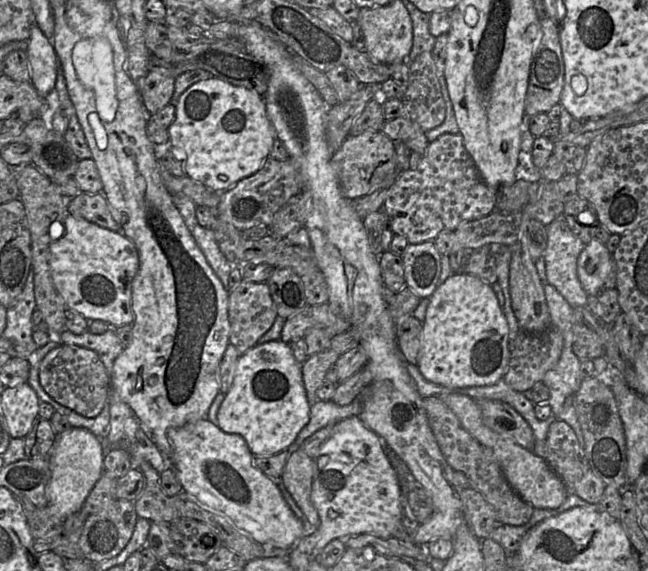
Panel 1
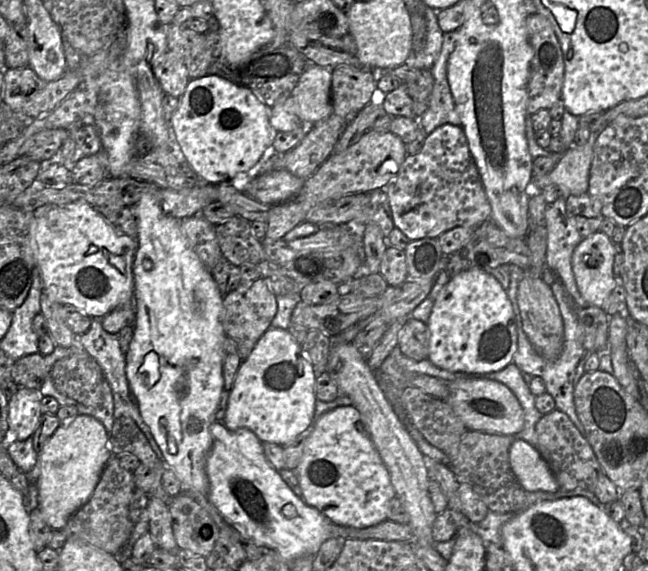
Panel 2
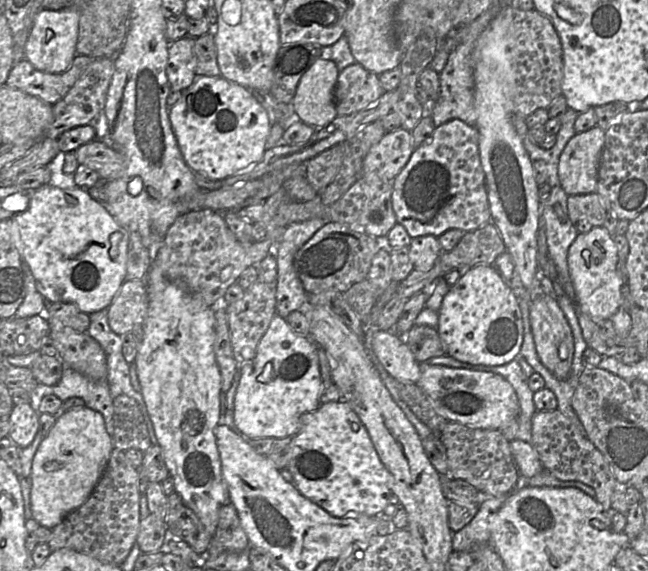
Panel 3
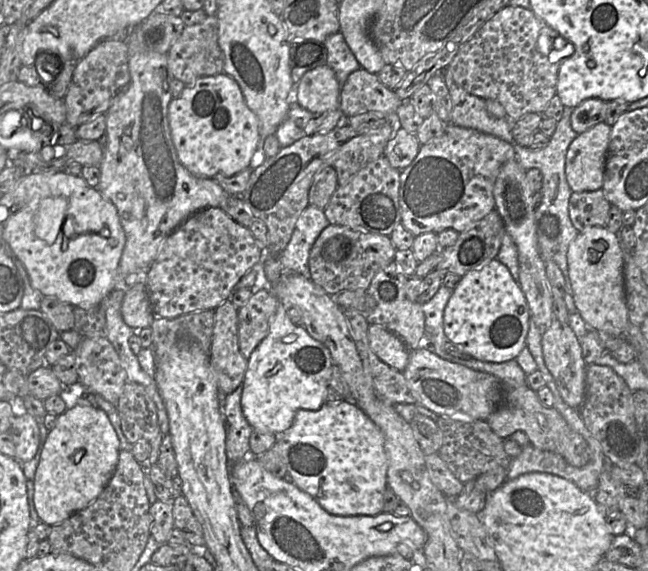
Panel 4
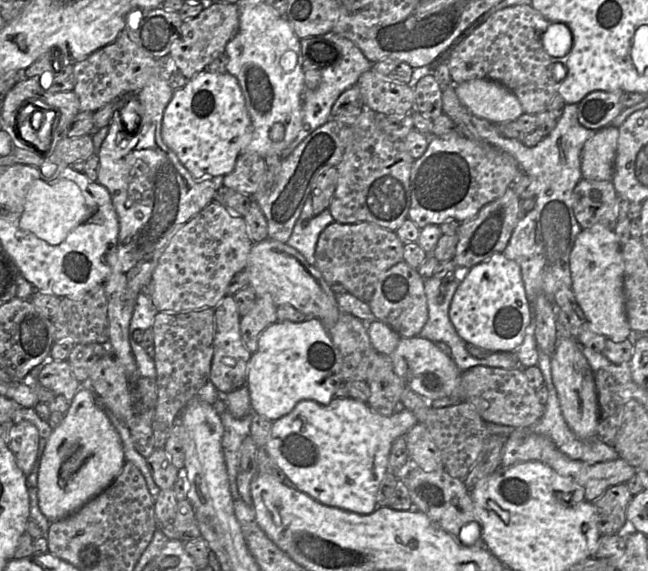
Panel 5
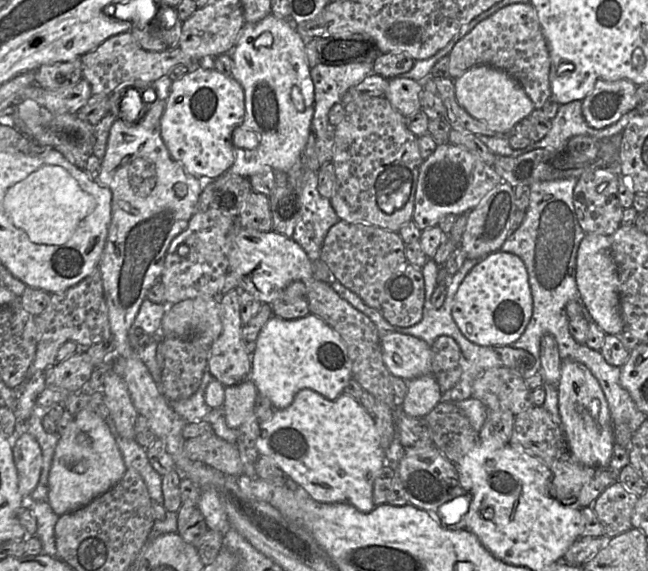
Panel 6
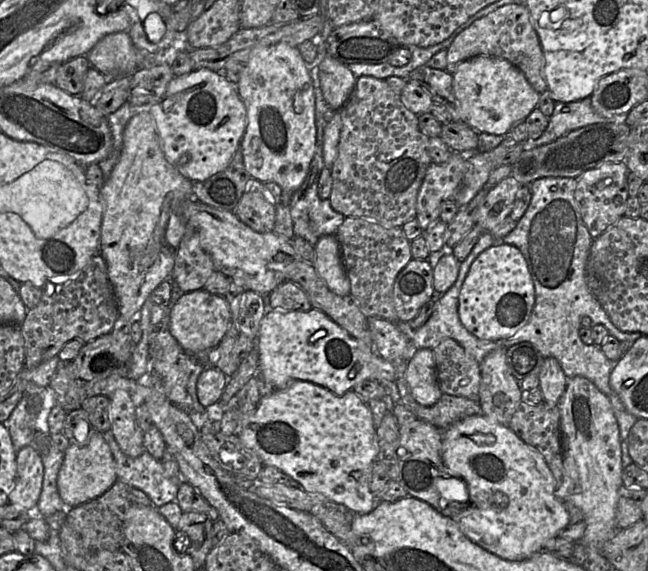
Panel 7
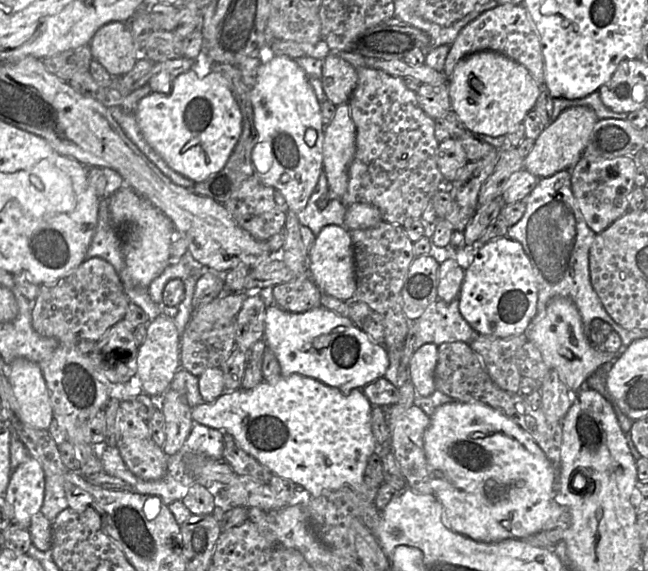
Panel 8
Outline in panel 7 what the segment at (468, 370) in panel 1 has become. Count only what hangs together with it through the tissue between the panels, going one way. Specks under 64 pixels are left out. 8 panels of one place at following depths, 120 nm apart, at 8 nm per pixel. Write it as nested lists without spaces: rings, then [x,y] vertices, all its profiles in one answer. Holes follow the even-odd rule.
[[[498,242],[472,262],[461,286],[458,315],[463,326],[478,339],[507,340],[528,323],[534,304],[534,284],[523,254],[514,245]]]

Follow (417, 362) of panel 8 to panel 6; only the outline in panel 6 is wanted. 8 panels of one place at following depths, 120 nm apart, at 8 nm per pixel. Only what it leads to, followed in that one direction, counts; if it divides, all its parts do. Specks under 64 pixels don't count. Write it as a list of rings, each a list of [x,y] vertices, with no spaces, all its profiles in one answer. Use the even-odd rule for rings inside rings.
[[[432,374],[408,381],[408,392],[402,402],[403,412],[414,418],[424,418],[442,401],[442,390]]]

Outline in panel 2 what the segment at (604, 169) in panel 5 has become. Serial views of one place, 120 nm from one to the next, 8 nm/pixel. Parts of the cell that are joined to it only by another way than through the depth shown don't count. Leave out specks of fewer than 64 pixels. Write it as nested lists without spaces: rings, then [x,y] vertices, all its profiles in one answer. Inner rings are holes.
[[[591,133],[583,146],[568,148],[550,173],[543,176],[533,175],[531,182],[535,188],[542,190],[546,186],[557,185],[565,198],[587,193],[596,138],[597,134]]]

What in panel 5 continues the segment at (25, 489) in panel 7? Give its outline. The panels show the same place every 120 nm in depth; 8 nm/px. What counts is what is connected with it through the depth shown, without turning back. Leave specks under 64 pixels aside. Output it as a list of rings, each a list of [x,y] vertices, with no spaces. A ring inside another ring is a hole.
[[[27,420],[13,424],[8,448],[13,453],[17,466],[25,476],[31,473],[36,461],[39,443],[37,428]]]

